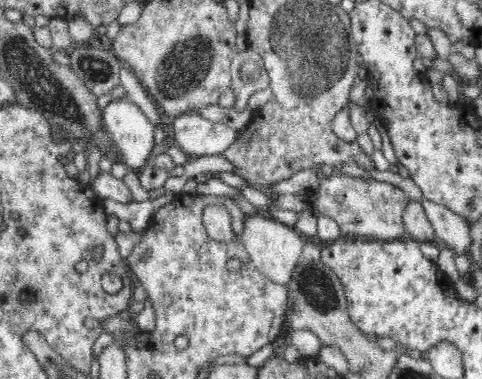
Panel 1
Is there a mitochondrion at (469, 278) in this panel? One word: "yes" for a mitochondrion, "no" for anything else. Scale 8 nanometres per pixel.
no

